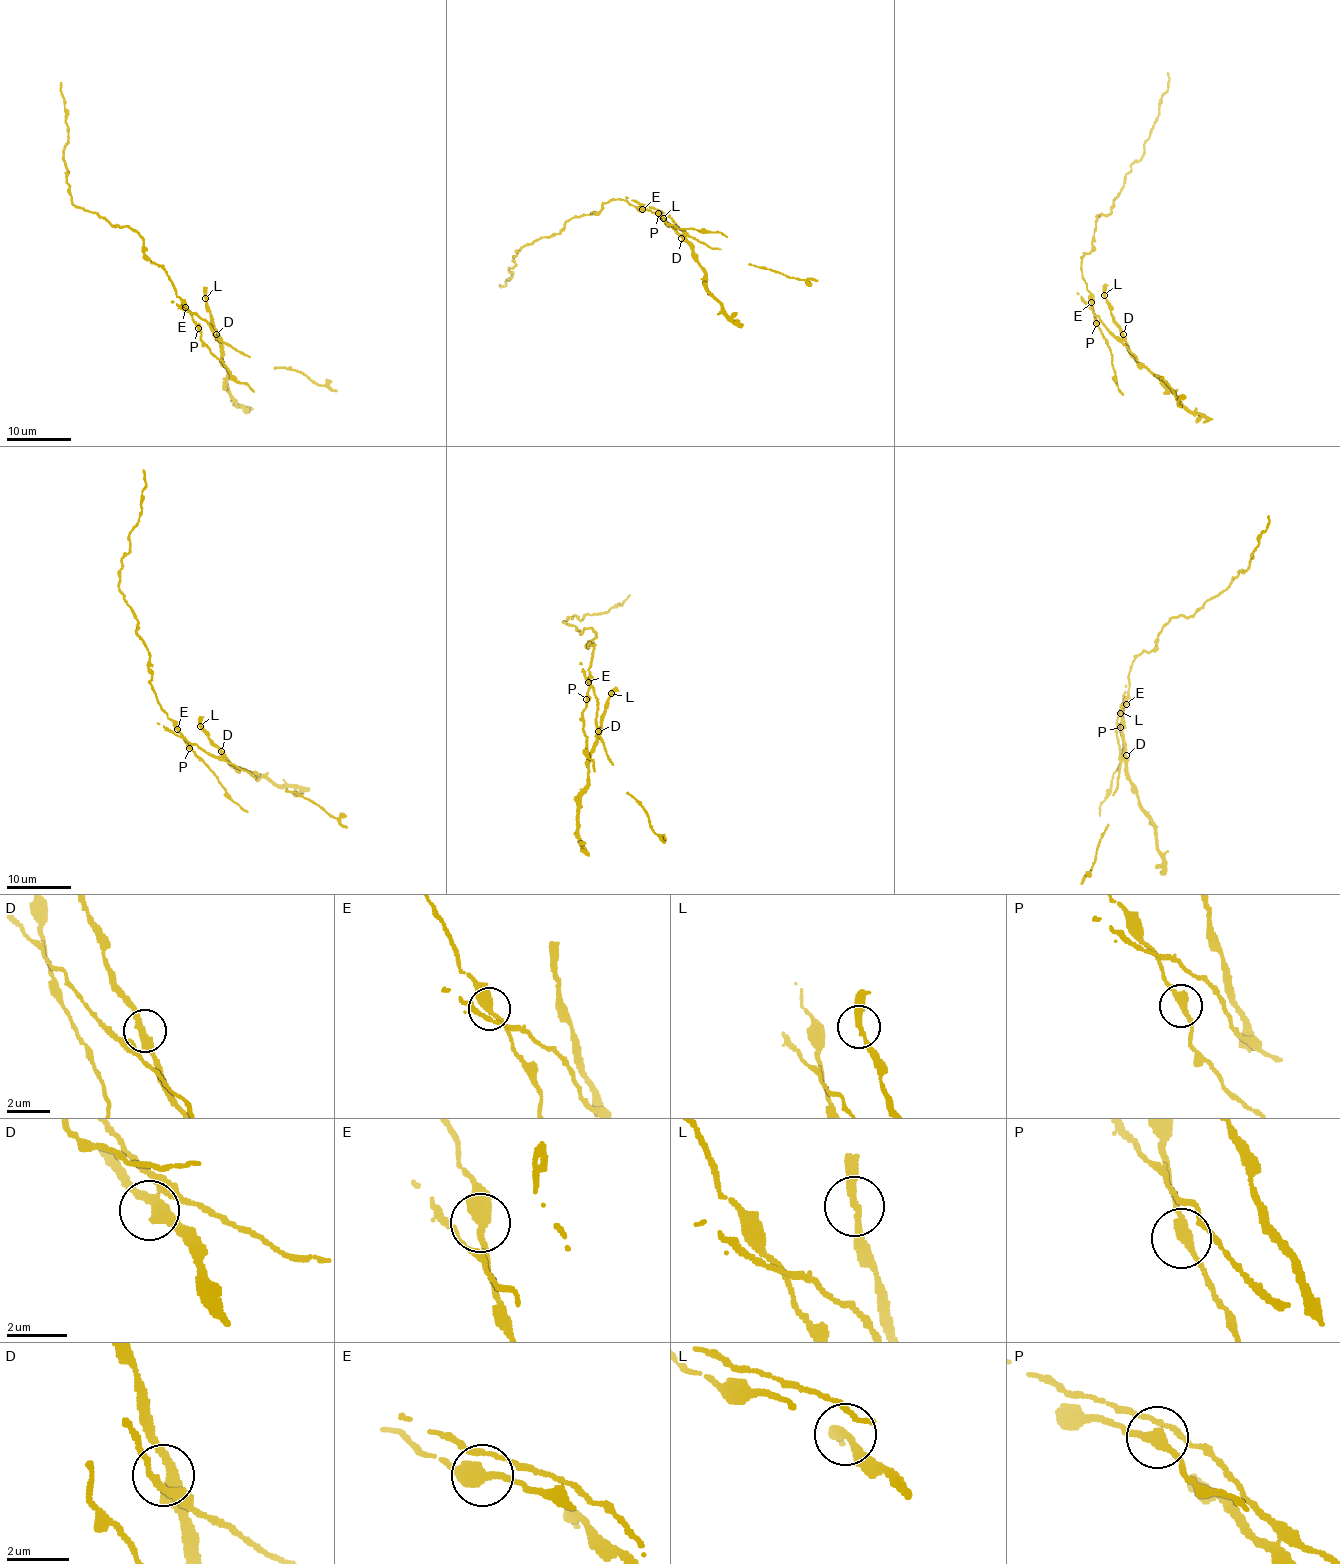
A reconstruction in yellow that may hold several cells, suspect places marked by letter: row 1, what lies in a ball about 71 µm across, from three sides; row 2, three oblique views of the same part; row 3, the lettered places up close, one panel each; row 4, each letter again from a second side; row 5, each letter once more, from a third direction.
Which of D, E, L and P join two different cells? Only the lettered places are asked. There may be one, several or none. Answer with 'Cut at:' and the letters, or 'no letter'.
Cut at: no letter

